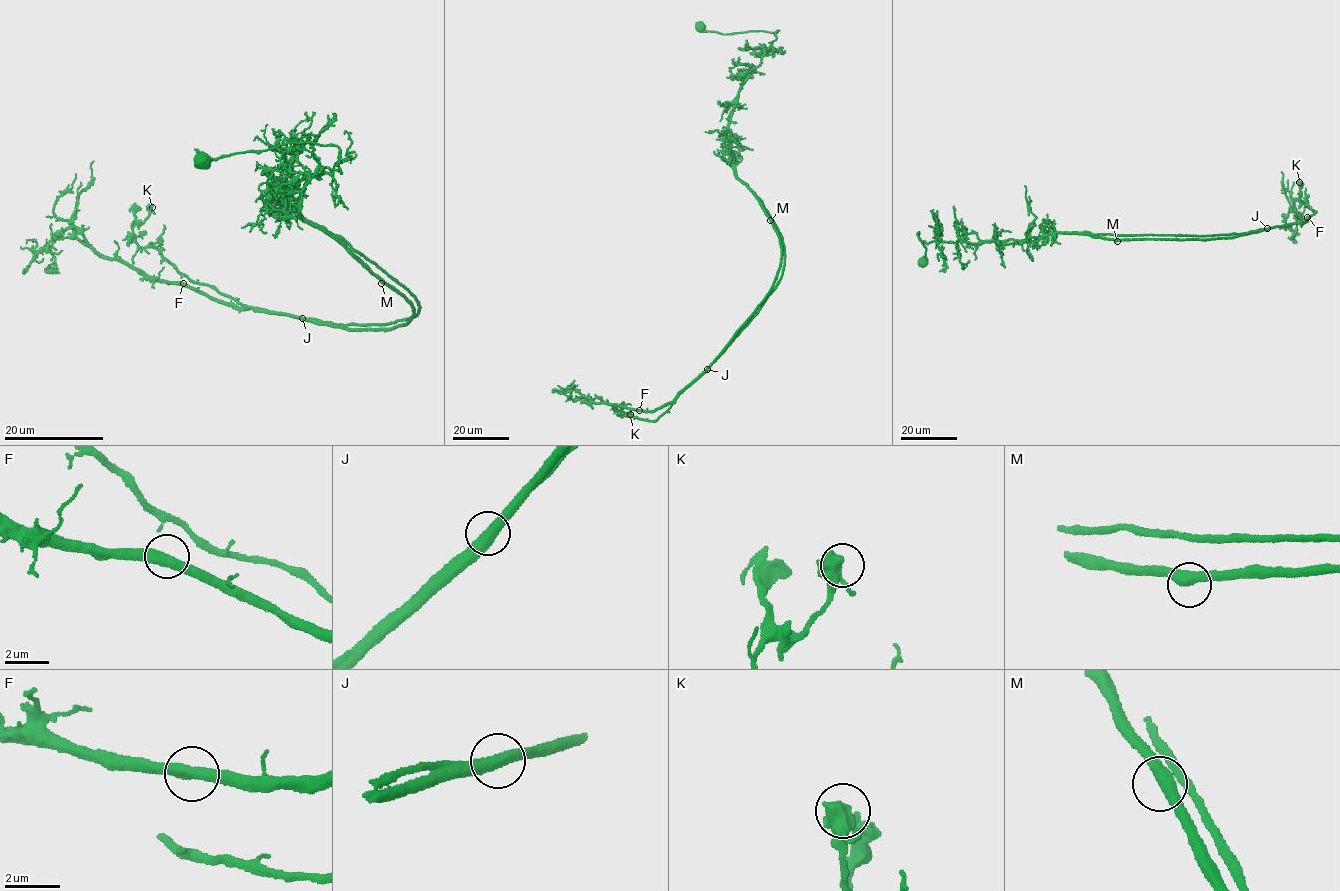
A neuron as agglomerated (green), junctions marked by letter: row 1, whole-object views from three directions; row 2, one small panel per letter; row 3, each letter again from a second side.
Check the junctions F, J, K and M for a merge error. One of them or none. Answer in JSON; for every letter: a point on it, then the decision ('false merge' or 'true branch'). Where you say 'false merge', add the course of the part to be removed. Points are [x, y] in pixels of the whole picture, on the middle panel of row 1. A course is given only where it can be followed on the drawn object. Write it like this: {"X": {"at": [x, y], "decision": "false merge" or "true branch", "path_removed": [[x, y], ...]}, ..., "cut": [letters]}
{"F": {"at": [639, 410], "decision": "true branch"}, "J": {"at": [707, 369], "decision": "false merge", "path_removed": [[706, 369], [767, 293], [780, 263], [780, 241], [771, 219], [732, 164], [728, 123], [747, 76], [739, 69]]}, "K": {"at": [630, 414], "decision": "true branch"}, "M": {"at": [770, 220], "decision": "true branch"}, "cut": ["J"]}

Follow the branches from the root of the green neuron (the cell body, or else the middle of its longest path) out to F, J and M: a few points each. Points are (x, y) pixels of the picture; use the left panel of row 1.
F: (202, 159), (334, 145), (341, 173), (286, 181), (276, 202), (415, 314), (351, 331), (183, 283)
J: (202, 159), (285, 143), (339, 149), (341, 173), (286, 181), (276, 202), (415, 314), (385, 331), (301, 319)
M: (202, 159), (285, 143), (334, 145), (341, 173), (286, 181), (276, 202), (319, 225), (381, 283)

